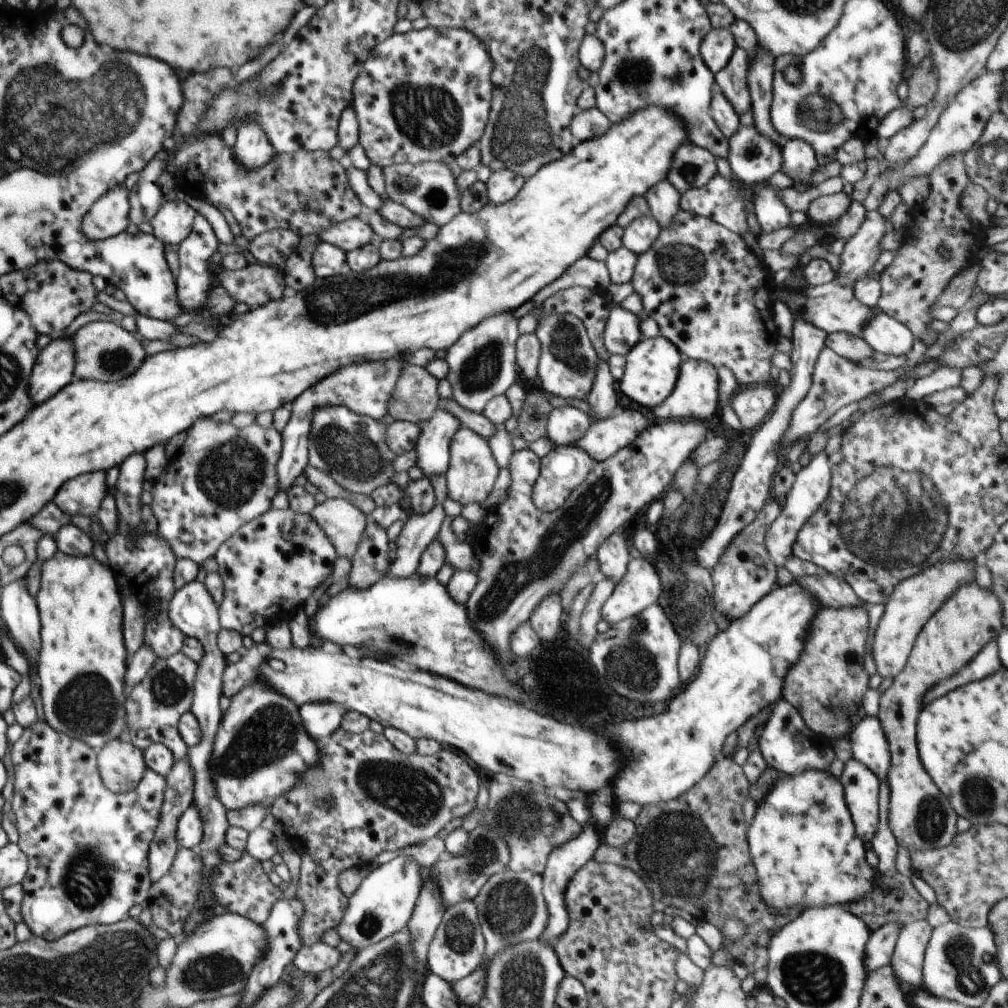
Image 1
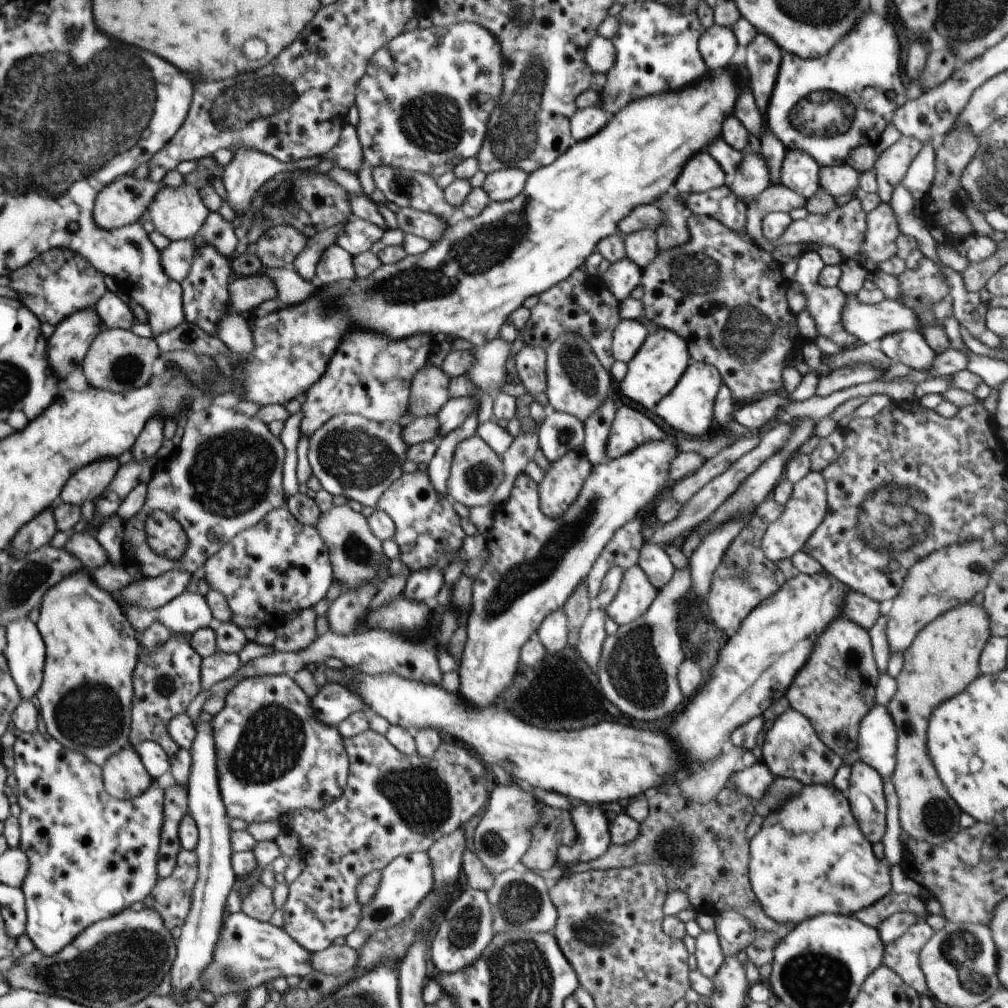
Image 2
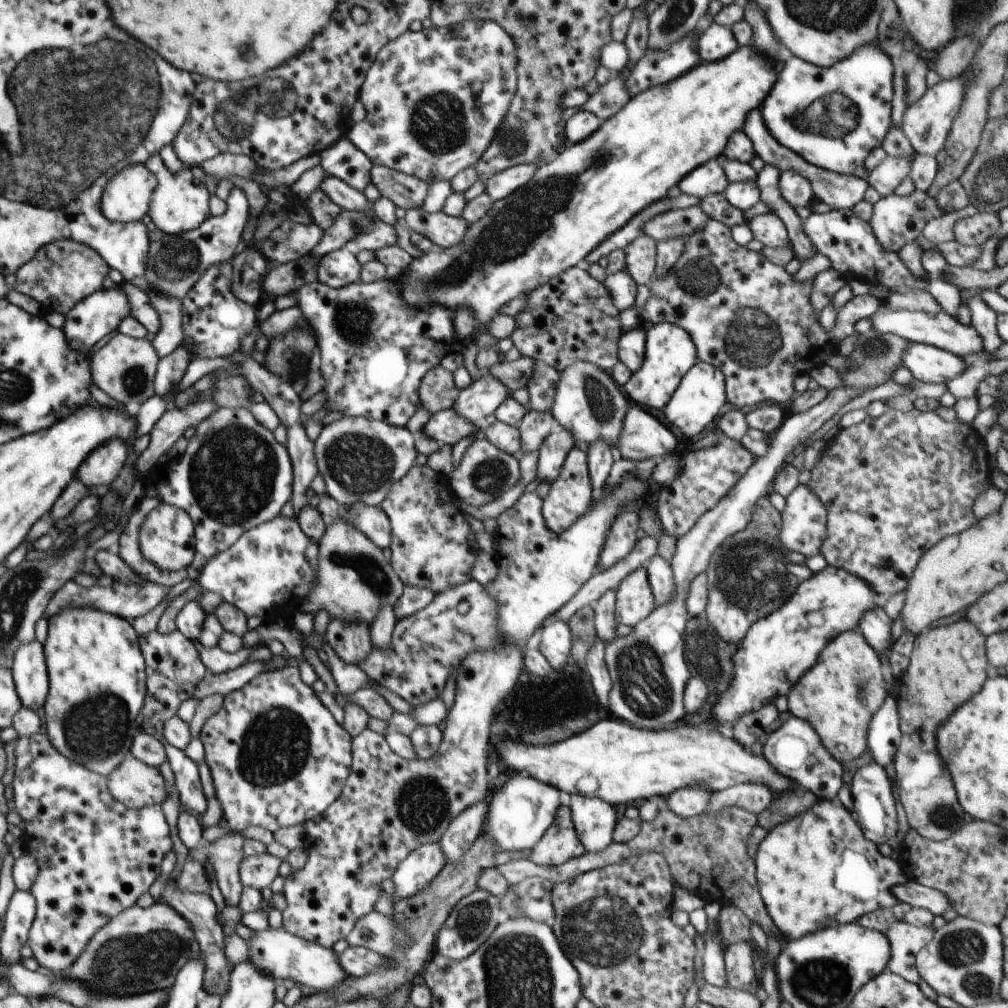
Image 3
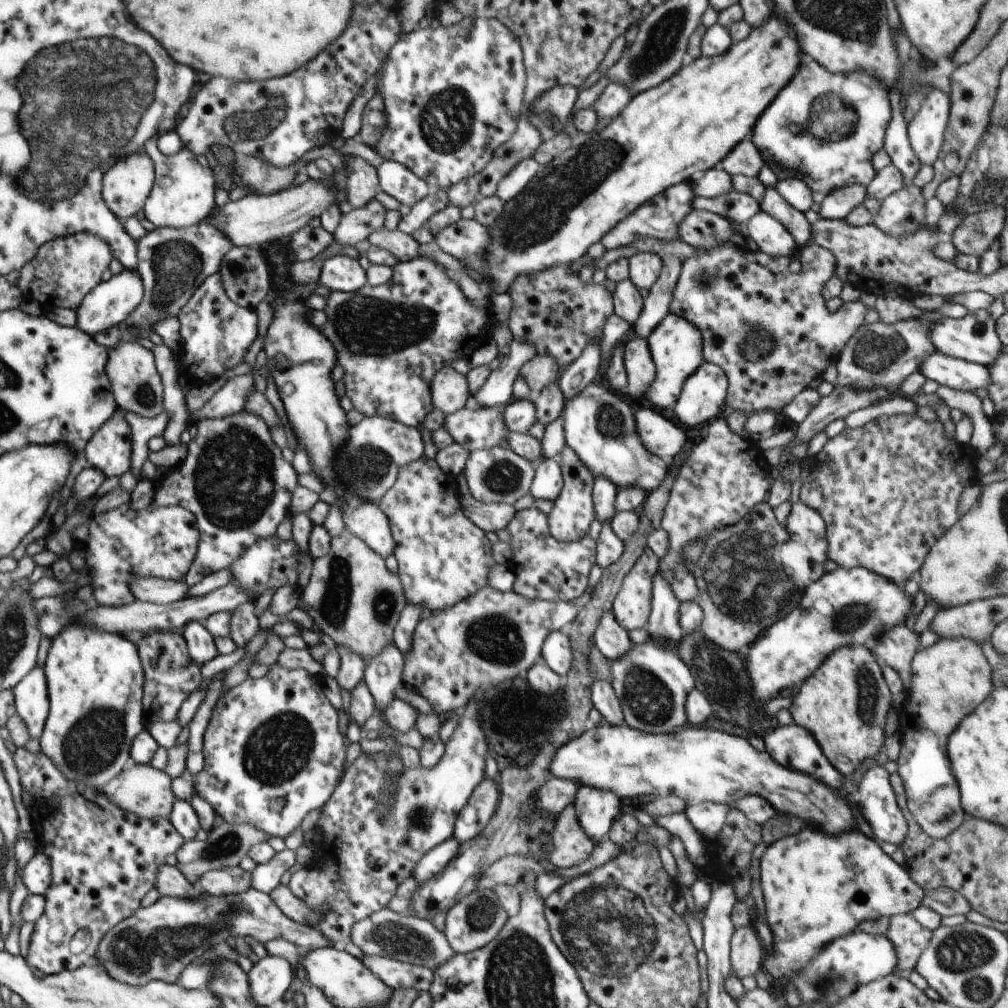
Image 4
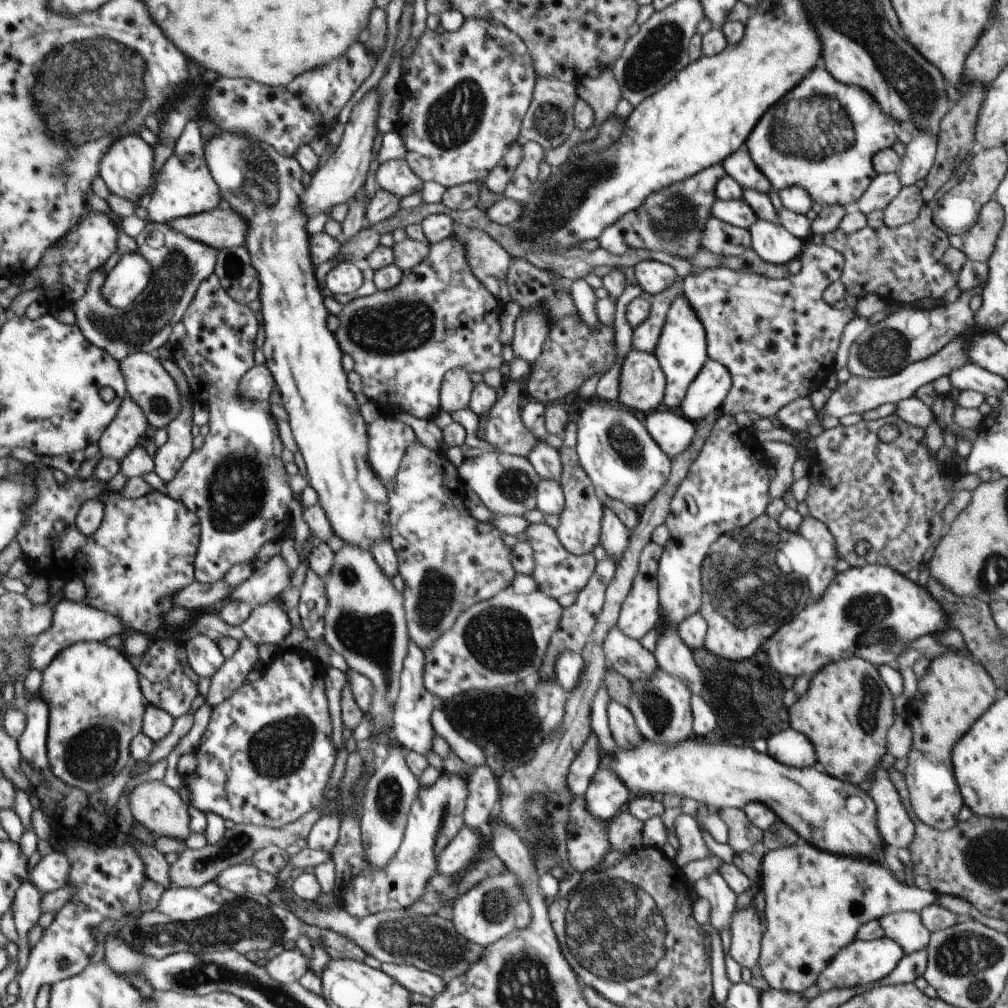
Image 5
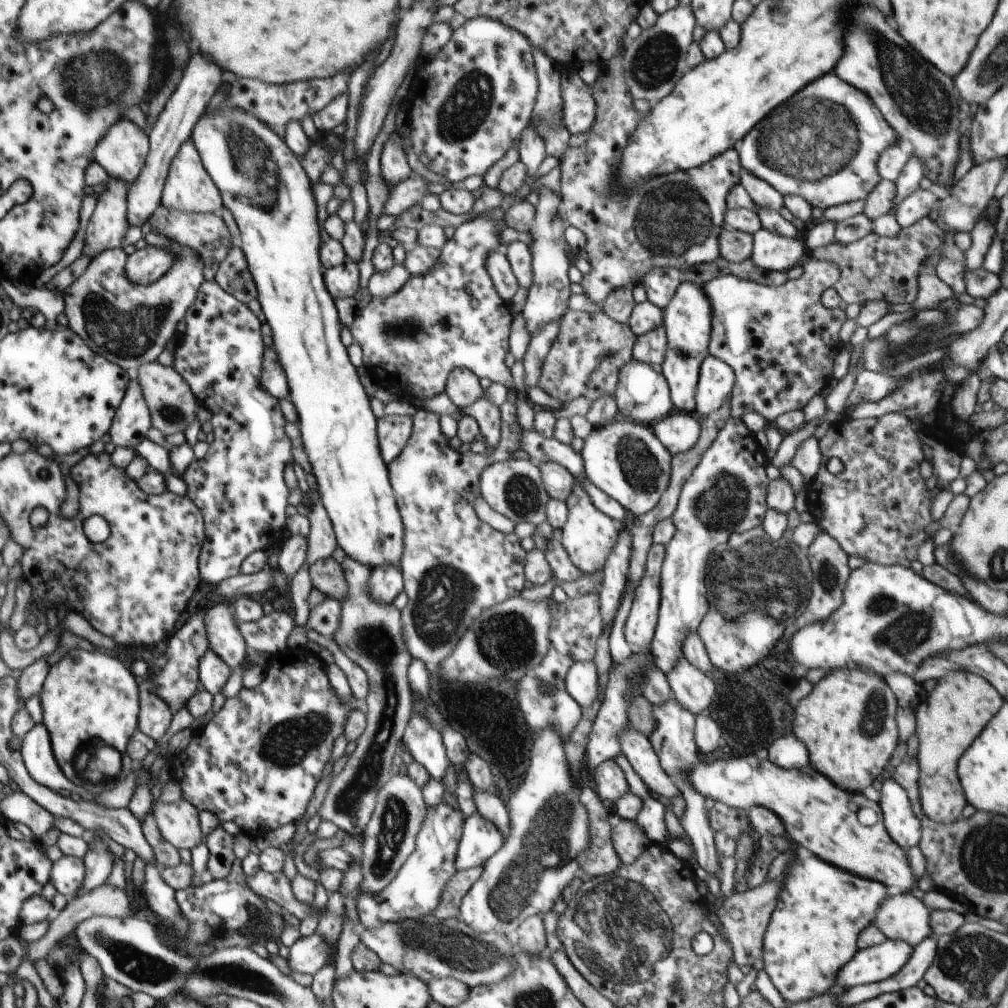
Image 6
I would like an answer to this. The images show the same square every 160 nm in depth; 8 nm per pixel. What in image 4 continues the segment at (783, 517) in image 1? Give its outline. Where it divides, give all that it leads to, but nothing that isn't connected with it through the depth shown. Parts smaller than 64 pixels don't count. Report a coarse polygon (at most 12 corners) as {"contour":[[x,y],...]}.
{"contour":[[798,500],[785,527],[790,539],[812,551],[810,580],[826,573],[828,543],[824,519]]}

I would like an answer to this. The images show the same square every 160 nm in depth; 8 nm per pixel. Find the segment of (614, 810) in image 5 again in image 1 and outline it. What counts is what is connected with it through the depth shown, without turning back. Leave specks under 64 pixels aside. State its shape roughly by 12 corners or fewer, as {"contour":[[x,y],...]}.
{"contour":[[589,821],[553,848],[543,878],[549,921],[540,939],[552,946],[566,932],[566,887],[598,857],[602,833]]}

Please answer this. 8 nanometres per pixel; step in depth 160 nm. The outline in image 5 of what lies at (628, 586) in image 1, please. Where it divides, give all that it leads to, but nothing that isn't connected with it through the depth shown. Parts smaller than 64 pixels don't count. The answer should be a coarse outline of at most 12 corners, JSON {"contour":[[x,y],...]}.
{"contour":[[650,541],[622,603],[617,627],[639,641],[661,615],[657,568]]}

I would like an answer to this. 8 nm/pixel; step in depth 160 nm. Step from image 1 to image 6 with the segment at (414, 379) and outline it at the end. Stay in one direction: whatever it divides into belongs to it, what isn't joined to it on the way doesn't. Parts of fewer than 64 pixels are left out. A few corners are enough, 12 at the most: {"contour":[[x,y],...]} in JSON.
{"contour":[[454,367],[445,391],[458,408],[485,393],[478,376]]}

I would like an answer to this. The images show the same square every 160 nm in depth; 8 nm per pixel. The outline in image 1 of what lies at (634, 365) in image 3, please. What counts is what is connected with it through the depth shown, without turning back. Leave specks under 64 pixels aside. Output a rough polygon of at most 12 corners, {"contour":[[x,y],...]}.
{"contour":[[612,306],[603,339],[625,357],[644,338],[638,316]]}

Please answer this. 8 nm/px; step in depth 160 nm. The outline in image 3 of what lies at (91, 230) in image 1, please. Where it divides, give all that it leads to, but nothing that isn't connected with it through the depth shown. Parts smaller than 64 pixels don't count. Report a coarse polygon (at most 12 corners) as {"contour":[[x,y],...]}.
{"contour":[[144,164],[118,172],[101,197],[113,222],[149,213],[157,178]]}

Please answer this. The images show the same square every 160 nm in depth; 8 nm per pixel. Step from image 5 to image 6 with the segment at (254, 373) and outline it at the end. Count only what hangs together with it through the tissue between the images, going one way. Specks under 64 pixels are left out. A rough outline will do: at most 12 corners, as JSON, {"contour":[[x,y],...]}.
{"contour":[[273,346],[263,352],[261,387],[277,399],[290,394]]}

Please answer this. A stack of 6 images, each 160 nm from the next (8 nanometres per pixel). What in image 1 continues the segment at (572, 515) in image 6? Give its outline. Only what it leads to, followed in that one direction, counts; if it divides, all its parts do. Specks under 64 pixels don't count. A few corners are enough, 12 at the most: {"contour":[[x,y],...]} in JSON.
{"contour":[[577,444],[541,458],[533,503],[560,509],[593,458]]}

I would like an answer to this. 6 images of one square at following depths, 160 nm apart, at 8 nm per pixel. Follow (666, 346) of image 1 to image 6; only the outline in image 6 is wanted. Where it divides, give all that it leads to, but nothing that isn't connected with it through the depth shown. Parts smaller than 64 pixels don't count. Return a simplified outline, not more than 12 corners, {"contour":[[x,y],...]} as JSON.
{"contour":[[682,280],[663,310],[660,370],[676,411],[696,408],[710,299]]}

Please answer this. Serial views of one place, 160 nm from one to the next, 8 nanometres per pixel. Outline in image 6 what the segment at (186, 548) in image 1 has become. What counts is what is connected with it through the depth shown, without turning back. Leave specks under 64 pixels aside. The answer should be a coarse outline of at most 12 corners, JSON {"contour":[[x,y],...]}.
{"contour":[[204,281],[173,352],[214,442],[184,472],[218,585],[286,530],[260,320]]}

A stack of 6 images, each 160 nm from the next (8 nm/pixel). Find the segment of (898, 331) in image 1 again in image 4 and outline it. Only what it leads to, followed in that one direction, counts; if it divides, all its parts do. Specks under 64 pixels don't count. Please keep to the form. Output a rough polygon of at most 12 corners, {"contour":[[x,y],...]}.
{"contour":[[934,351],[919,370],[957,391],[986,390],[987,366]]}

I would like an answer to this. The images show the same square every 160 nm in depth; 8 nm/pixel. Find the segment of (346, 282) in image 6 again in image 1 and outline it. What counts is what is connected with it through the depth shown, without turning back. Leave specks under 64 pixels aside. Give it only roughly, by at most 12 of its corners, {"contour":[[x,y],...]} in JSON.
{"contour":[[320,242],[312,259],[316,278],[351,271],[346,253]]}

